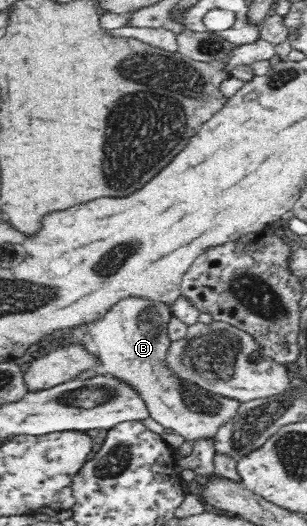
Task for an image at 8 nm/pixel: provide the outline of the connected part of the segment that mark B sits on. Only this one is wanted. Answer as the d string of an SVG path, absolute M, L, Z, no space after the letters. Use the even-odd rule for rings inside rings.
M138 295L126 297L90 325L90 337L98 345L99 363L105 373L134 386L149 405L153 420L190 441L213 442L218 430L238 416L242 402L180 382L166 369L163 361L171 340L167 325L172 316L173 311L166 302Z

